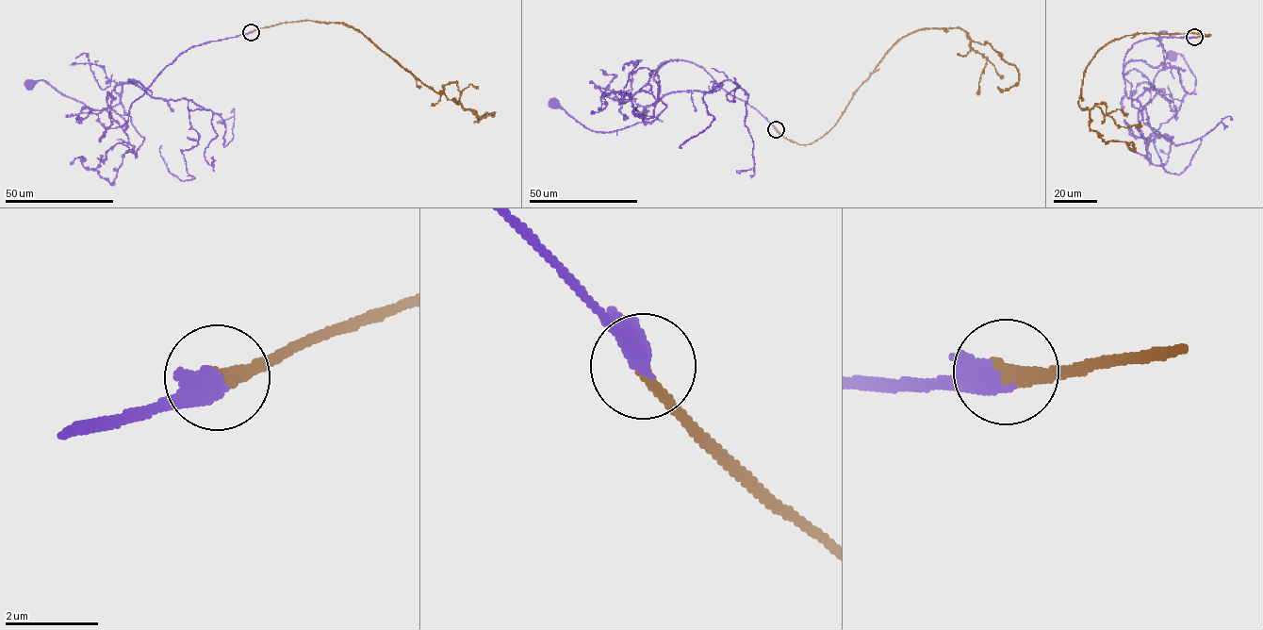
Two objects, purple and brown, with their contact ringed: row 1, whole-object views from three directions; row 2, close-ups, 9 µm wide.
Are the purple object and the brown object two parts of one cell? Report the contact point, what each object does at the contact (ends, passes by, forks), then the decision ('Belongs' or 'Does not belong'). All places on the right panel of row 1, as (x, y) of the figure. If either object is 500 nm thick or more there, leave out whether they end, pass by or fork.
Place: (1194, 37). At the ring purple passes by. At the ring brown ends. Belongs

